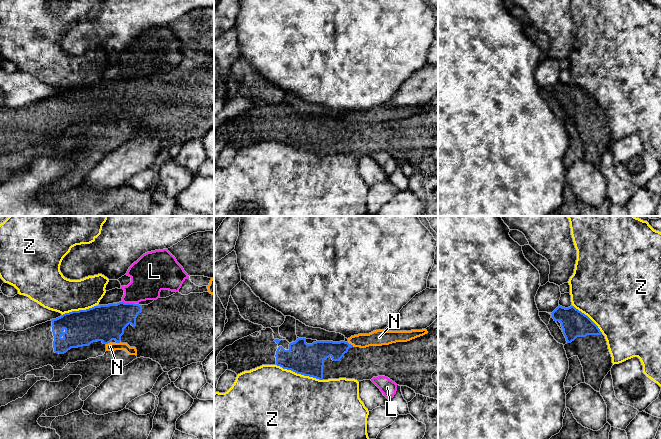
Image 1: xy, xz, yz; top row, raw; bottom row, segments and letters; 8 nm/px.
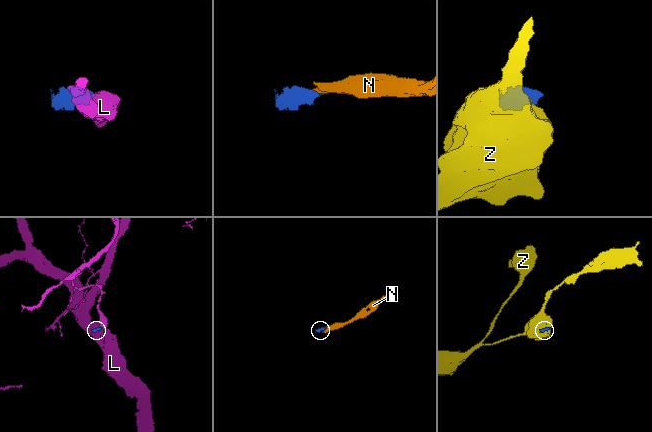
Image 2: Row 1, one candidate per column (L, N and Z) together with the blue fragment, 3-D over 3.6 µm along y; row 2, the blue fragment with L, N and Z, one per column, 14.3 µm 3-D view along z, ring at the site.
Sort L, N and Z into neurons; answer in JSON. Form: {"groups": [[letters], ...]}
{"groups": [["L"], ["N"], ["Z"]]}

